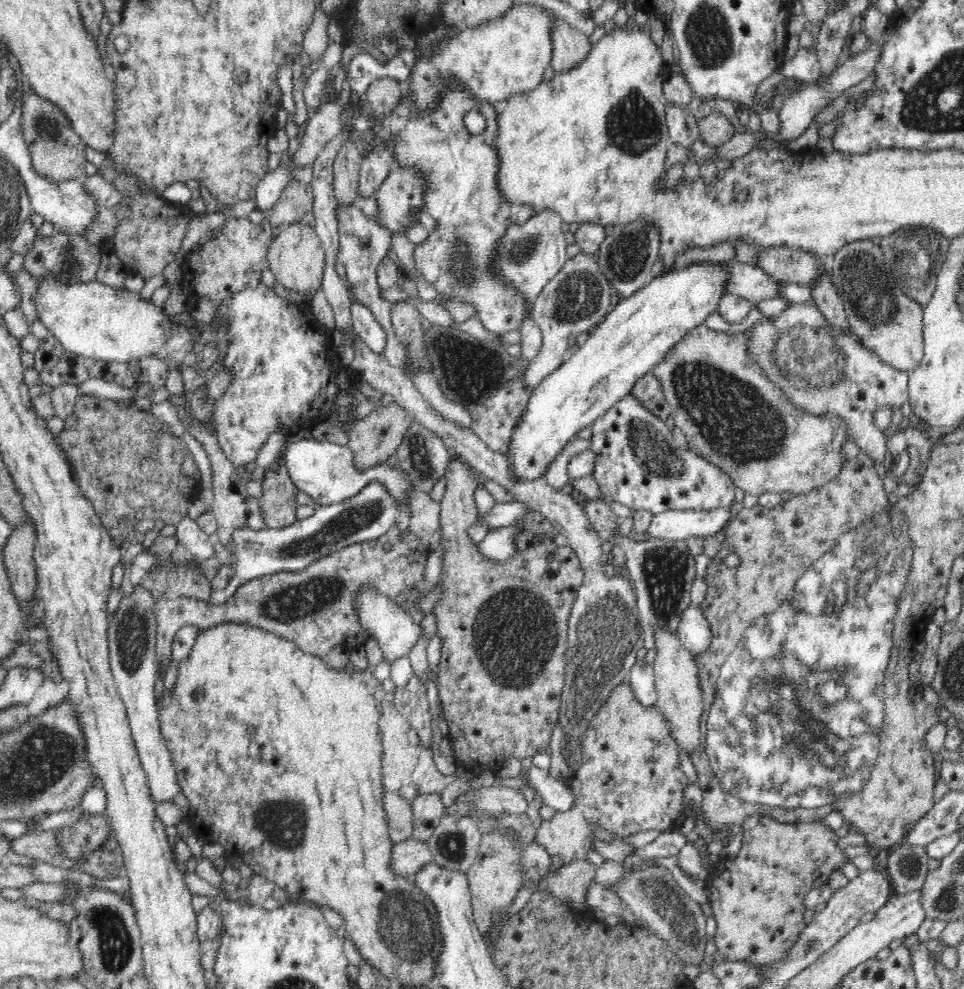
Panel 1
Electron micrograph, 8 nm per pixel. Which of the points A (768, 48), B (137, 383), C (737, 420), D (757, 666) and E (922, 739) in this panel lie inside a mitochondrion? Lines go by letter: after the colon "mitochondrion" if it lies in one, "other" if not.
A: other
B: other
C: mitochondrion
D: mitochondrion
E: other

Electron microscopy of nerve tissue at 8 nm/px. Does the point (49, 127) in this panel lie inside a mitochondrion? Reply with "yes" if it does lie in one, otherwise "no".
yes

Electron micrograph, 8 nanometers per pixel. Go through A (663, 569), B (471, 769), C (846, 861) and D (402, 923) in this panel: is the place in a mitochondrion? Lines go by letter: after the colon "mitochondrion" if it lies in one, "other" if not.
A: mitochondrion
B: other
C: other
D: mitochondrion

